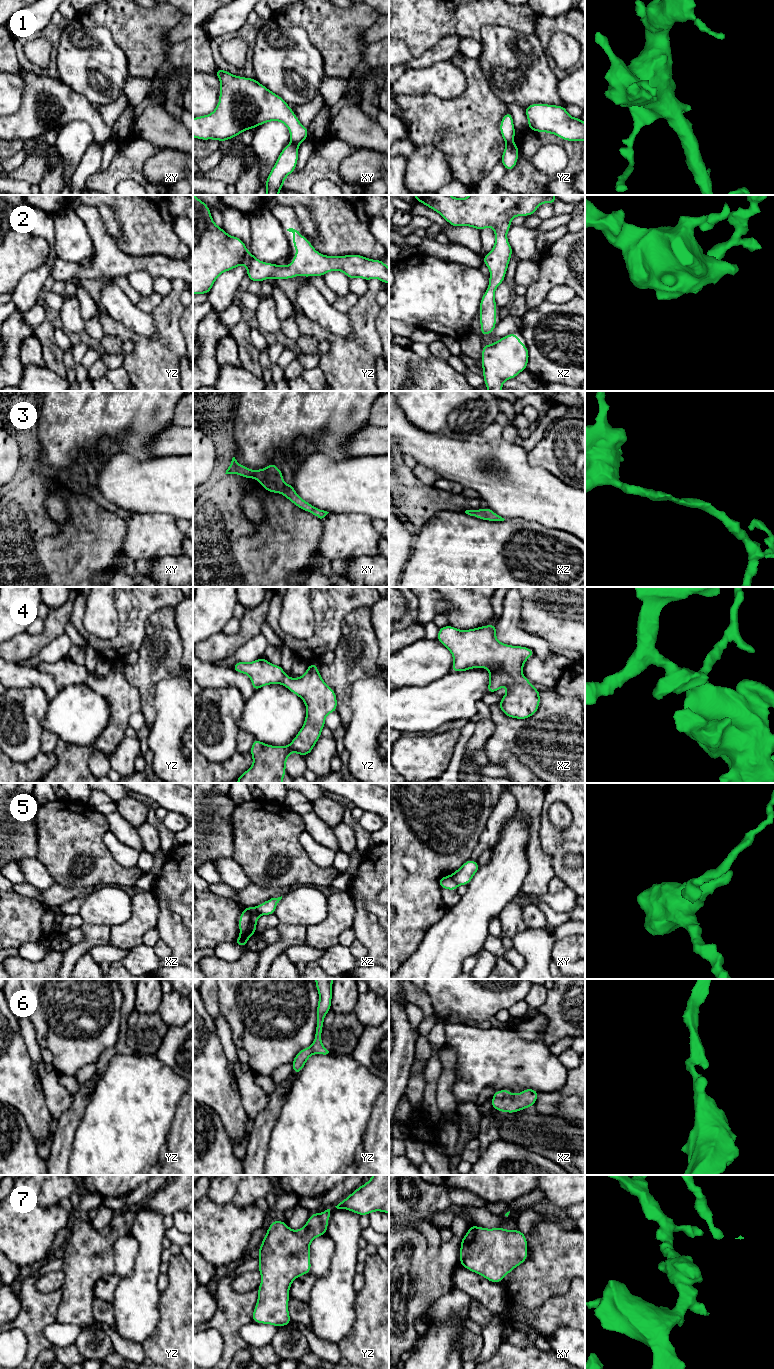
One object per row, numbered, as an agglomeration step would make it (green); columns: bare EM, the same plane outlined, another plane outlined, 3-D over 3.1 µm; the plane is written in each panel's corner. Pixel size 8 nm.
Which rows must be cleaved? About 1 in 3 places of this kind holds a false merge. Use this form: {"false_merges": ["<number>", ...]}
{"false_merges": ["1", "5"]}

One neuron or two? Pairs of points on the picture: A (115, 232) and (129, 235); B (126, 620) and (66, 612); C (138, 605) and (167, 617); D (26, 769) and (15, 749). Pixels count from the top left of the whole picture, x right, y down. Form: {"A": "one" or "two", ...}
{"A": "two", "B": "two", "C": "two", "D": "two"}

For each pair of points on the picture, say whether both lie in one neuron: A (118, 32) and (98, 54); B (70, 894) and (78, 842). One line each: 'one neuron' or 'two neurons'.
A: two neurons
B: two neurons

